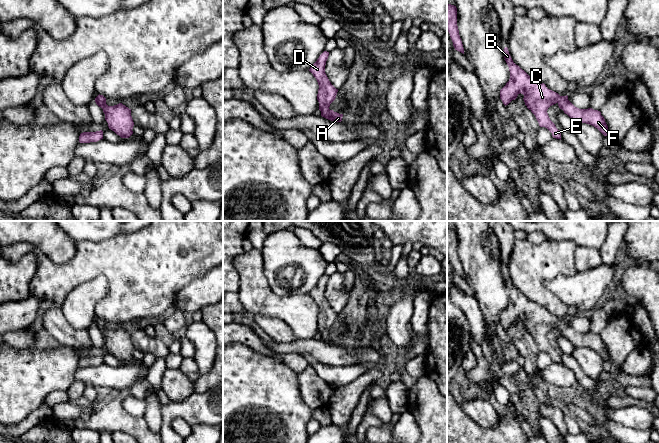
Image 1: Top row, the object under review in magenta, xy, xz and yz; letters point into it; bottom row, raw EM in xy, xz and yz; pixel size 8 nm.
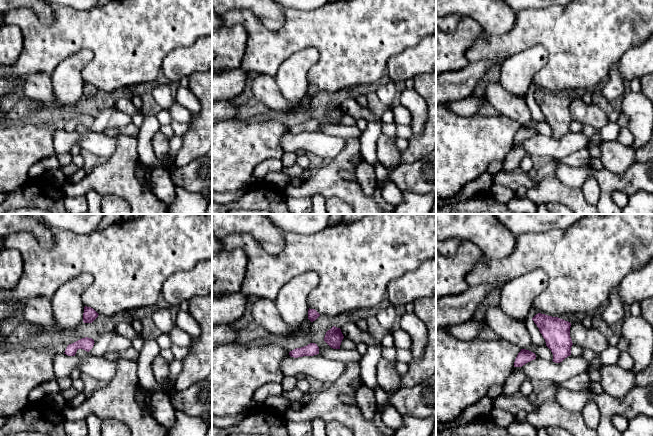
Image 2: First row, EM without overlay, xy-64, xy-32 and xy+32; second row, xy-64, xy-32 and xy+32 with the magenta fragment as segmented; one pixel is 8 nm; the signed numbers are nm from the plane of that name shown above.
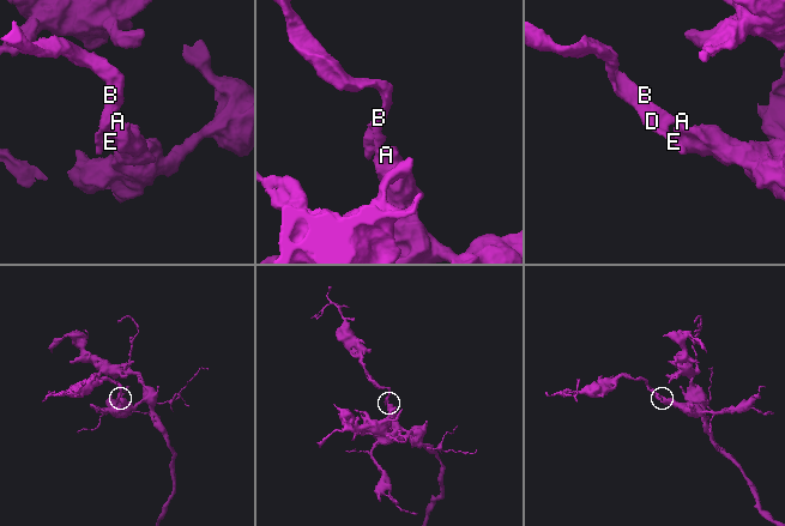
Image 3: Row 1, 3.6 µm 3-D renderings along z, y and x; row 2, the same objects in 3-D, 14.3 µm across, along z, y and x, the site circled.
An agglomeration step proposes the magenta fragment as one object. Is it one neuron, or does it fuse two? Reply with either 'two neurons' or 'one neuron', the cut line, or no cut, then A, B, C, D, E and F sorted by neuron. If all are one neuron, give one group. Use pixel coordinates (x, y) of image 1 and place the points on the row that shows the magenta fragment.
one neuron; no cut; A B C D E F

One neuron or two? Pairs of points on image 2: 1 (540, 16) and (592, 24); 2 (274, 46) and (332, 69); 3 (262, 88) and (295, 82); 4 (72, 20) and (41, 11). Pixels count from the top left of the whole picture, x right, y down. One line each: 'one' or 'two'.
1: one
2: one
3: two
4: two

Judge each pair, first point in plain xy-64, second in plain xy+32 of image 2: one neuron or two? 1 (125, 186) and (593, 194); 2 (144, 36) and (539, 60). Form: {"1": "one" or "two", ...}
{"1": "two", "2": "two"}

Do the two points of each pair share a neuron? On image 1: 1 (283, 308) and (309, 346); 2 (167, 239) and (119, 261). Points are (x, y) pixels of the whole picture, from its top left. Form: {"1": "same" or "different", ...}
{"1": "different", "2": "same"}

